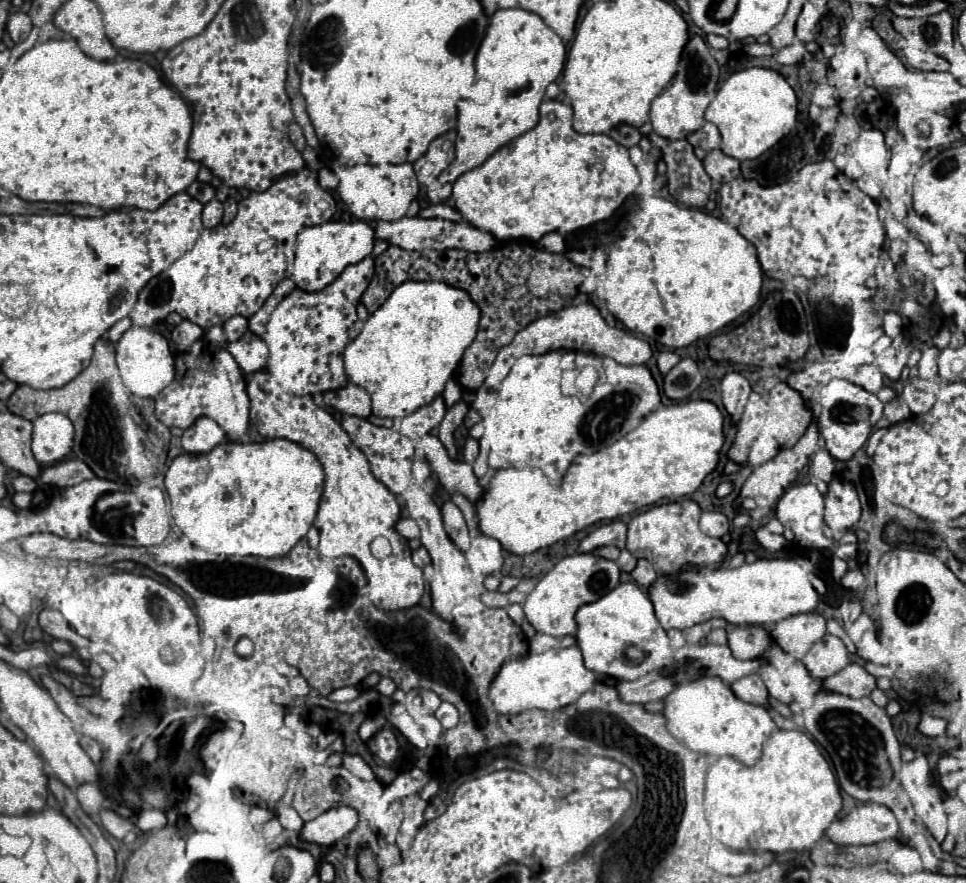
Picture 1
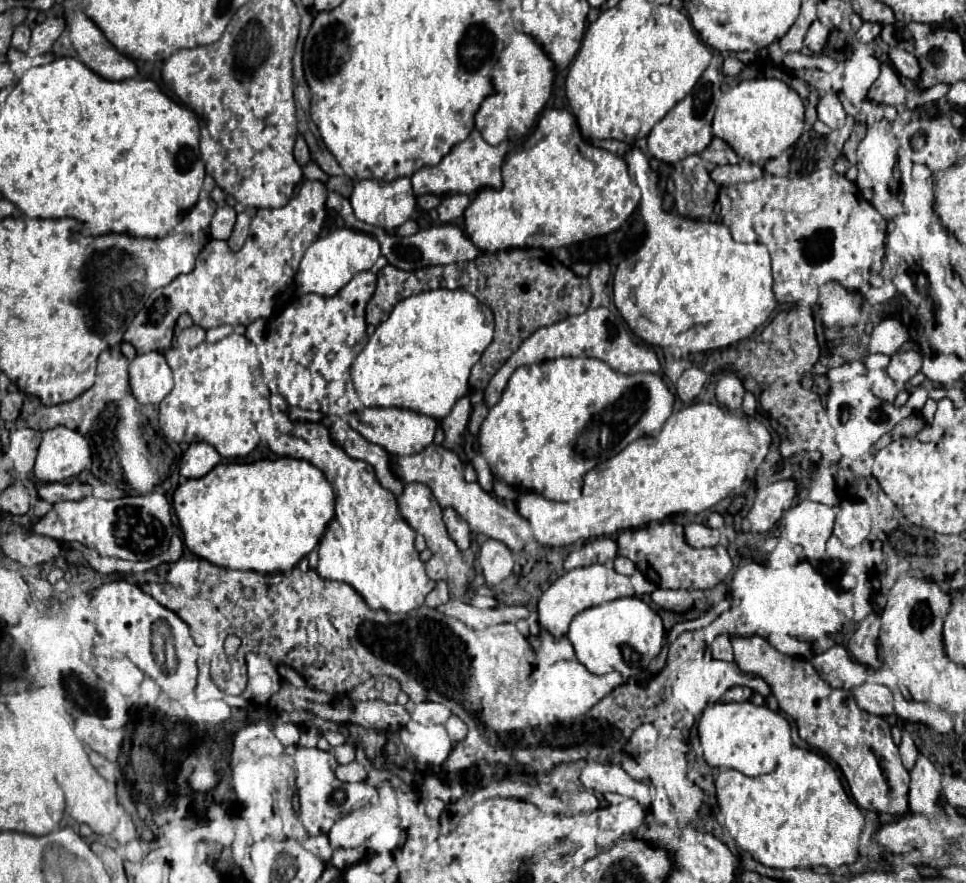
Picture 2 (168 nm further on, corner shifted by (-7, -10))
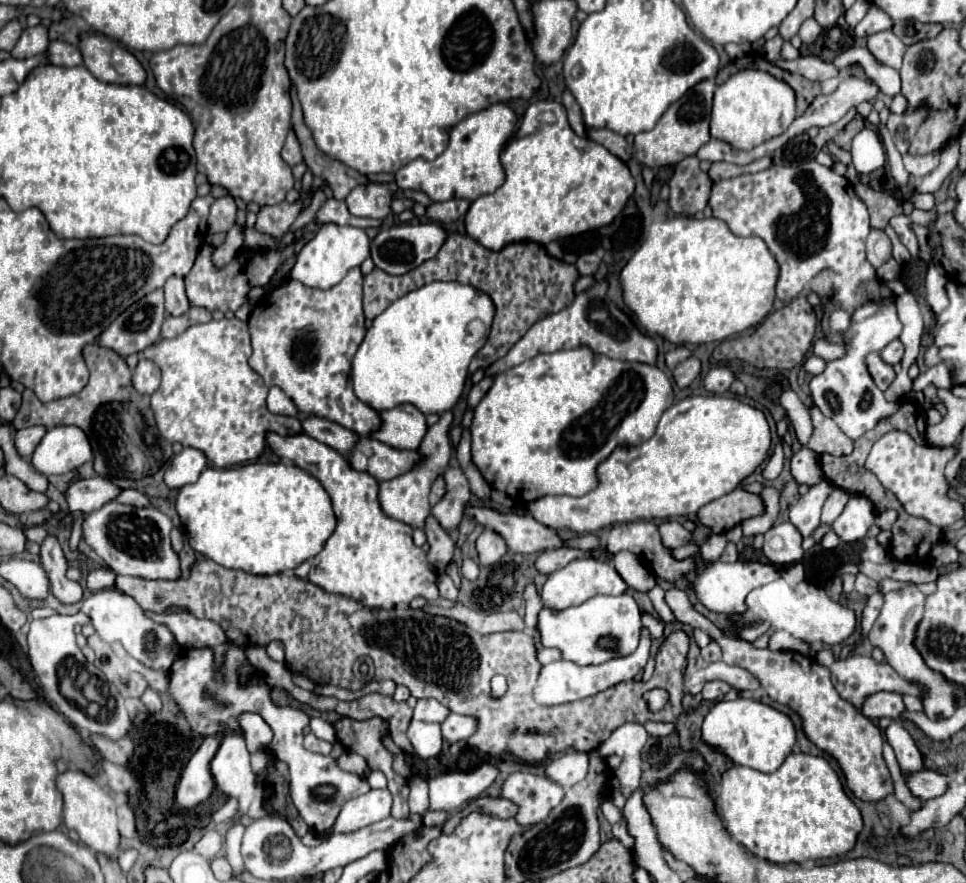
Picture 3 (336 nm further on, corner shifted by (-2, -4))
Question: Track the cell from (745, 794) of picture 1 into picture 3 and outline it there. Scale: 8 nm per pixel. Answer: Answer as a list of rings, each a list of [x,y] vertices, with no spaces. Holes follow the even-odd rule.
[[[791,753],[775,773],[761,773],[743,765],[731,767],[725,771],[721,781],[719,807],[723,821],[735,841],[739,841],[753,855],[779,865],[845,855],[853,849],[857,835],[863,829],[861,813],[845,793],[833,767],[827,763],[827,759],[807,753]]]

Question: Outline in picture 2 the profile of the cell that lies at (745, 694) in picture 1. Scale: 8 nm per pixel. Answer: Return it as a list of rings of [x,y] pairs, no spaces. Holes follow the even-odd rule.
[[[732,687],[722,695],[720,701],[724,701],[724,703],[744,703],[744,701],[750,701],[752,695],[754,695],[754,691],[750,691],[748,687]]]

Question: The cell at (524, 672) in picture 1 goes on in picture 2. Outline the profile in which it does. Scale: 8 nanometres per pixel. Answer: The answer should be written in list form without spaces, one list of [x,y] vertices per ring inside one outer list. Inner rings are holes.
[[[576,659],[558,661],[552,667],[548,667],[540,677],[534,679],[534,683],[530,685],[530,689],[526,693],[526,707],[534,717],[538,717],[542,721],[580,719],[590,713],[590,707],[594,707],[594,703],[598,703],[602,697],[606,697],[622,681],[624,679],[618,673],[592,675]]]

